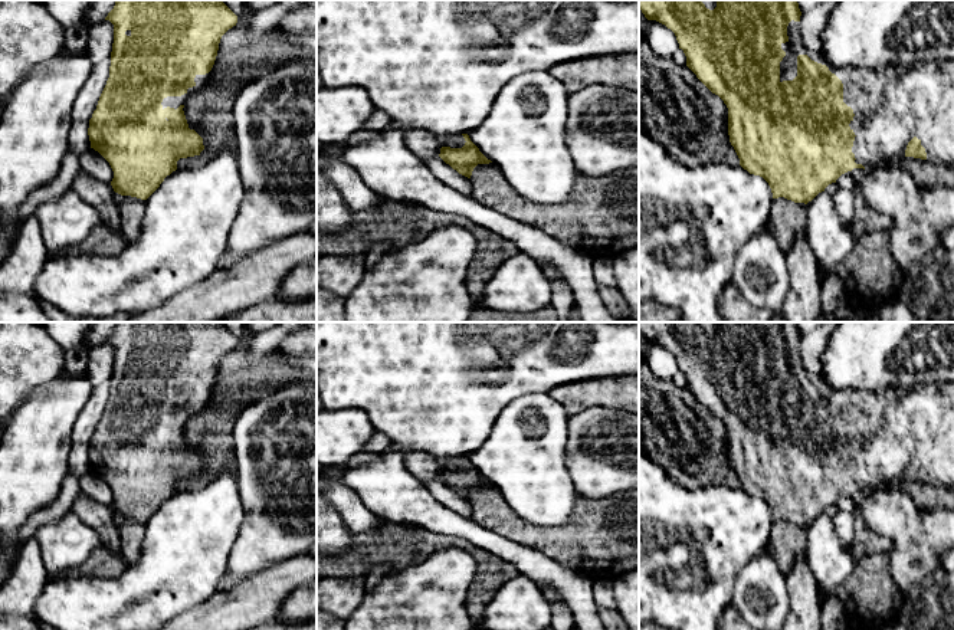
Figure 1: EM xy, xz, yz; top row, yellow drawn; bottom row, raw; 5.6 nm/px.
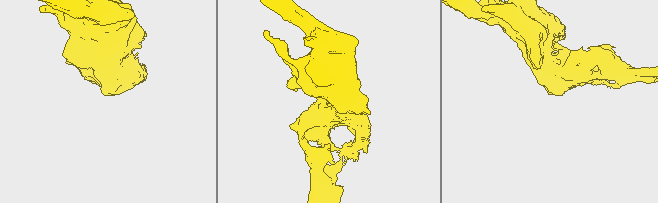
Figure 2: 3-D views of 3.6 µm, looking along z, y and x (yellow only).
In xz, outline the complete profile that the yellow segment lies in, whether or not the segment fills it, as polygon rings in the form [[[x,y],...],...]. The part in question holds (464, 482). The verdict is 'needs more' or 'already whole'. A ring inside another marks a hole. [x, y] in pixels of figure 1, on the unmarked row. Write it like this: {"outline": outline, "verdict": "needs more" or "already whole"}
{"outline": [[[468,456],[462,457],[466,463],[462,470],[442,469],[439,479],[459,496],[471,501],[472,493],[478,486],[489,486],[492,483],[479,473]]], "verdict": "already whole"}

